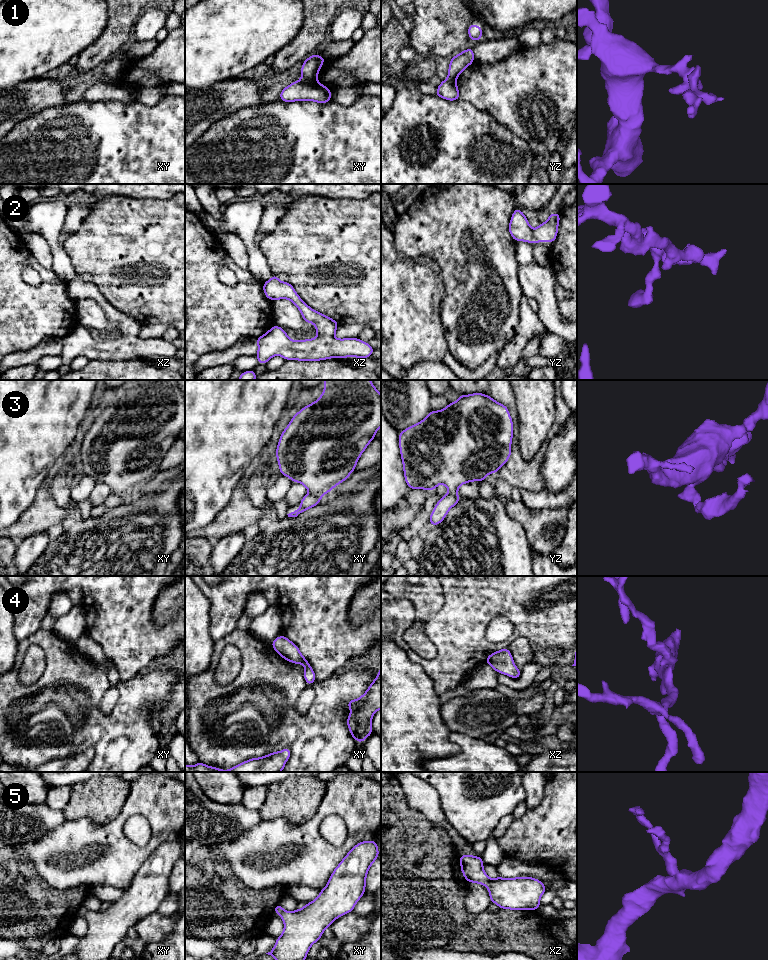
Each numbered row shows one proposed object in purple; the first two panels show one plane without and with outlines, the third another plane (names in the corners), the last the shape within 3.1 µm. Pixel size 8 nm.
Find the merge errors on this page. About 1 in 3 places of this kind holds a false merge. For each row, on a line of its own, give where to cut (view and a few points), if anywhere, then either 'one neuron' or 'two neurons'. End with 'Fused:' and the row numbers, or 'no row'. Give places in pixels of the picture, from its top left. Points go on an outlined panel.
1: cut in xy along (302, 78), (315, 80); two neurons
2: no cut; one neuron
3: cut in xy along (309, 492), (321, 496); two neurons
4: no cut; one neuron
5: no cut; one neuron
Fused: 1, 3

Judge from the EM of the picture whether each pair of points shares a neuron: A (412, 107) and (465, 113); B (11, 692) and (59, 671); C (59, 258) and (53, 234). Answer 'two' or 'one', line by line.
A: one
B: one
C: one

